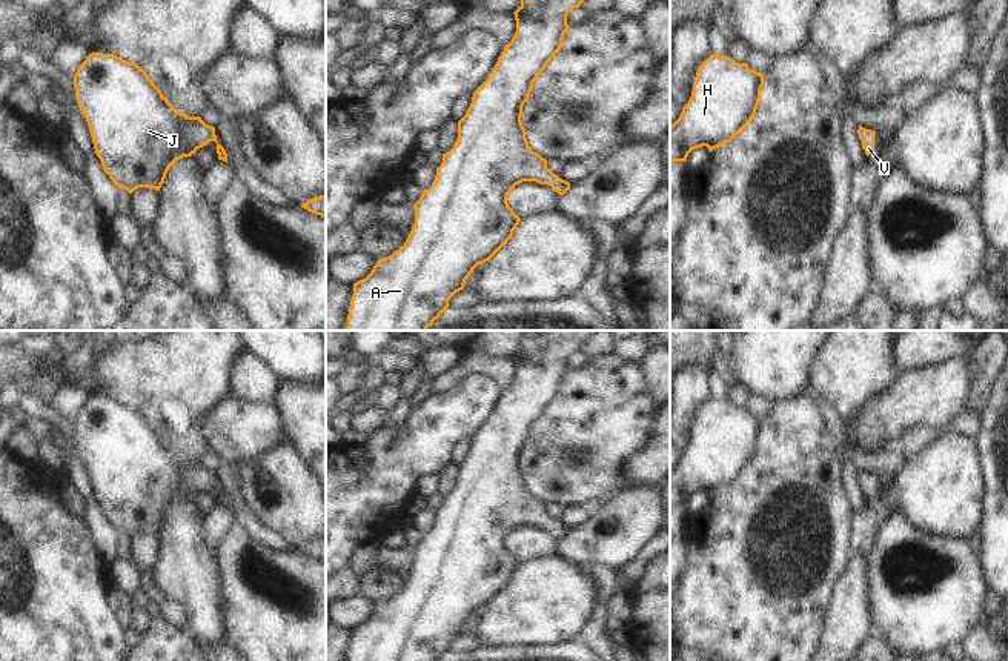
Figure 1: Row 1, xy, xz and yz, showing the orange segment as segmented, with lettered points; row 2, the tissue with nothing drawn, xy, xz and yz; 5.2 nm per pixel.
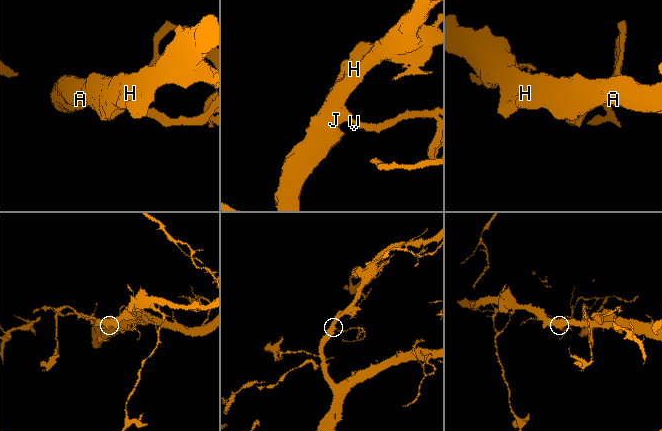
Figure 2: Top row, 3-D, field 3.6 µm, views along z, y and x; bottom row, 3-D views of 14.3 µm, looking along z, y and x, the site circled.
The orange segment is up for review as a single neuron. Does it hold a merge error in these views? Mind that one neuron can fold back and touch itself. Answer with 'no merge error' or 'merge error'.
no merge error

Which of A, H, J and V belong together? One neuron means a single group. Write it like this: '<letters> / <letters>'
A H J V

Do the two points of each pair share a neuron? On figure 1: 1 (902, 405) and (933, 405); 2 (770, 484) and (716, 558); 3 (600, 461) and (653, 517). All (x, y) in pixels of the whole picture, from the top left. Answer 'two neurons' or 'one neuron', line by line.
1: one neuron
2: one neuron
3: two neurons

